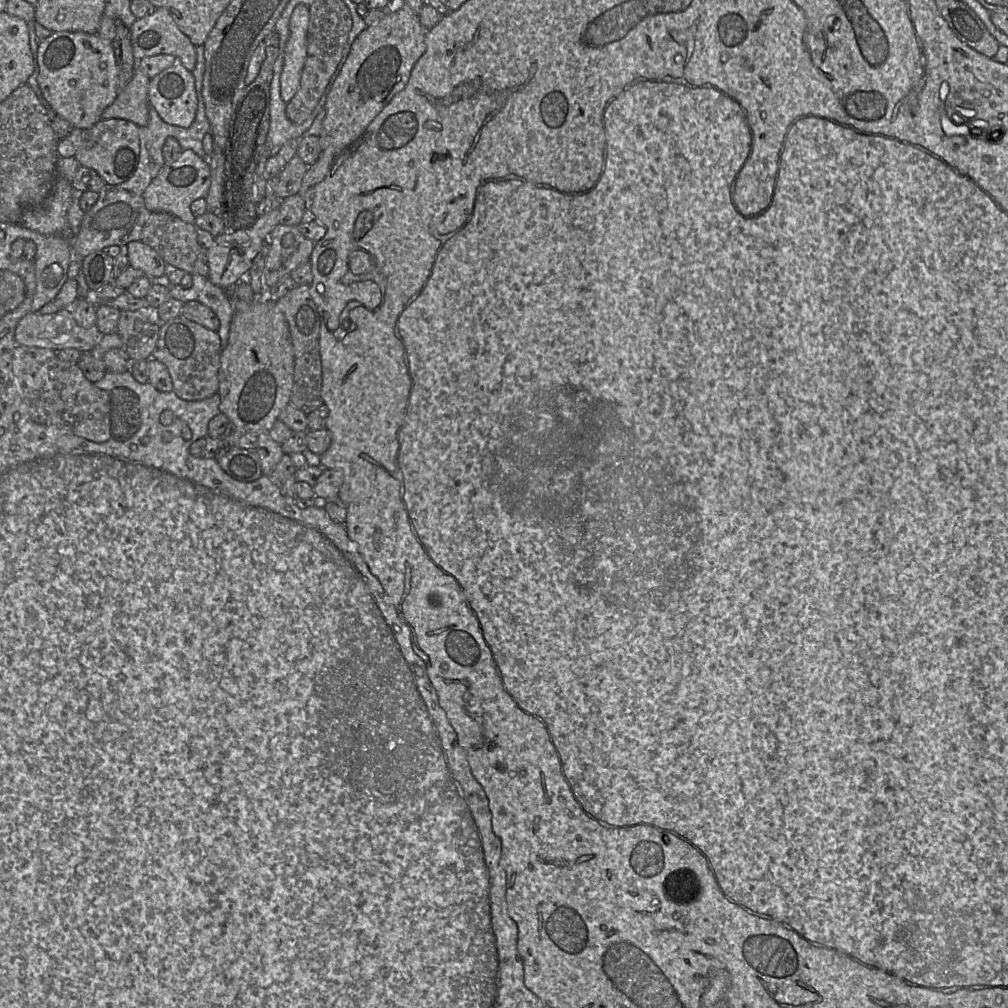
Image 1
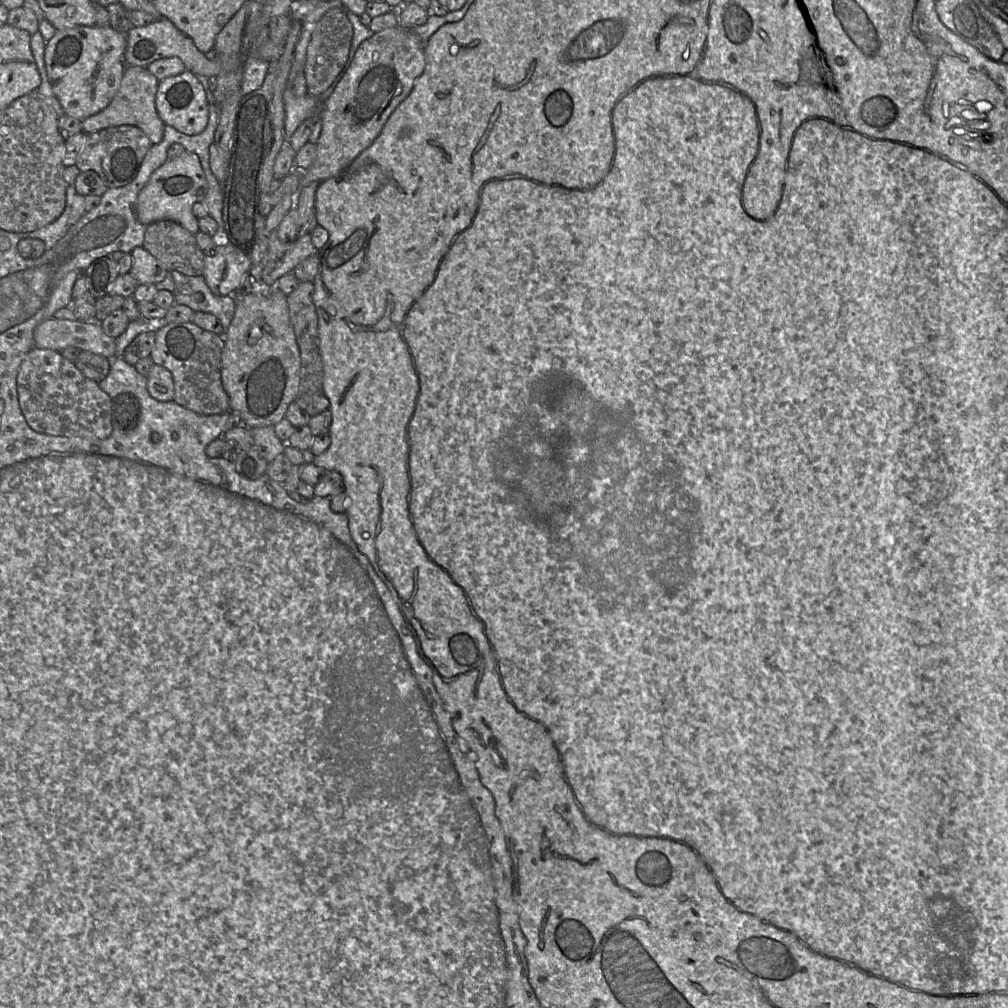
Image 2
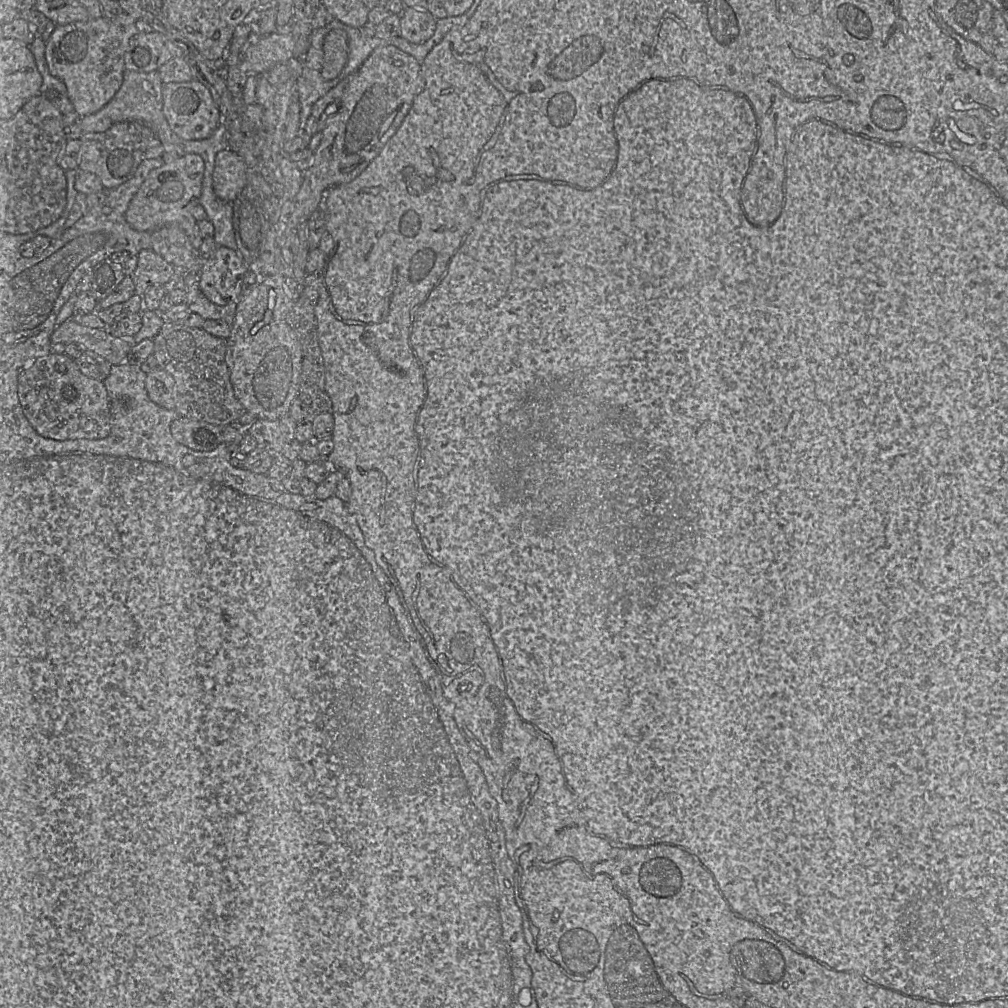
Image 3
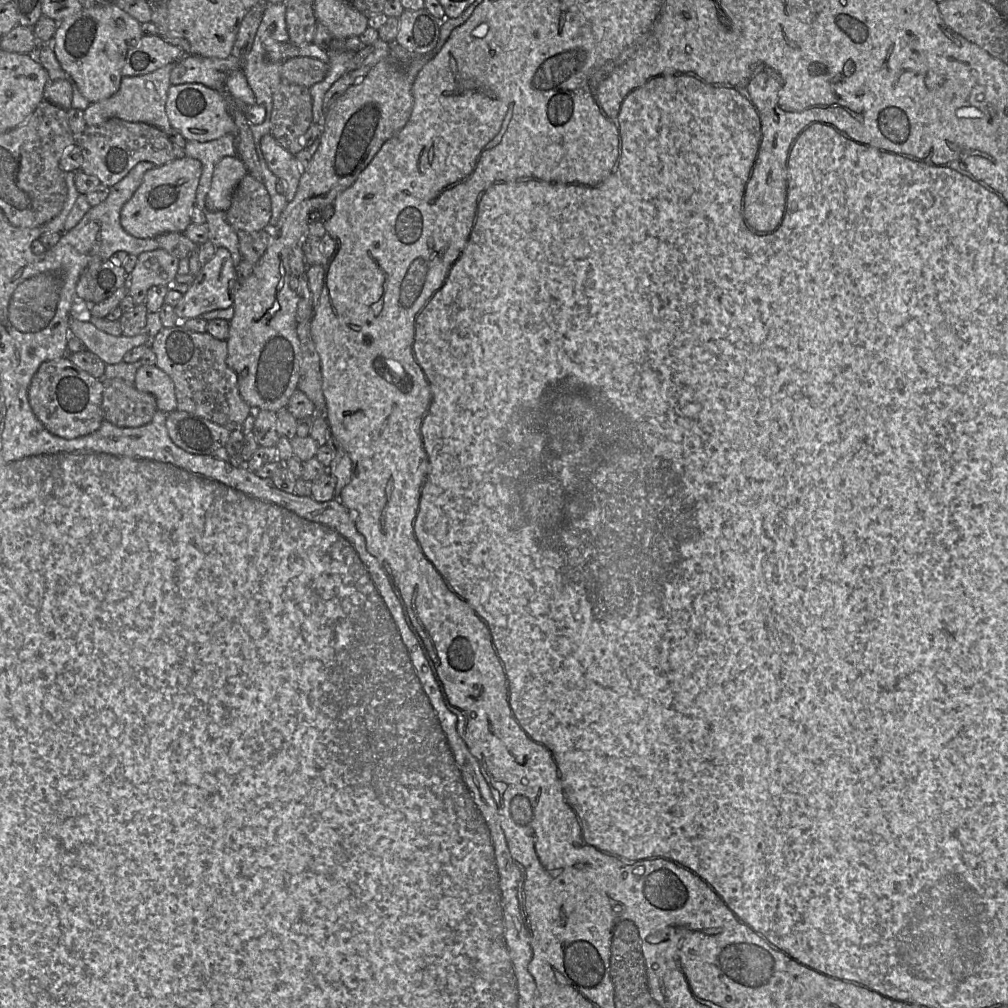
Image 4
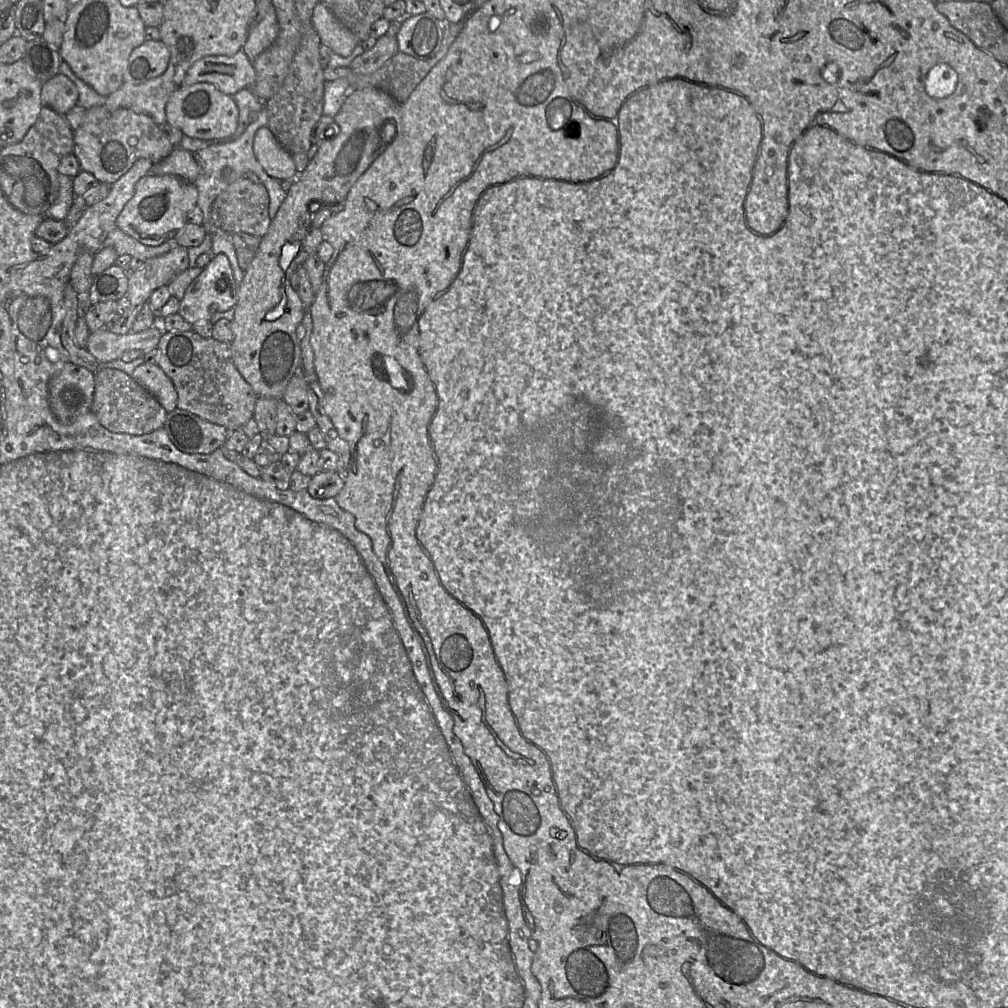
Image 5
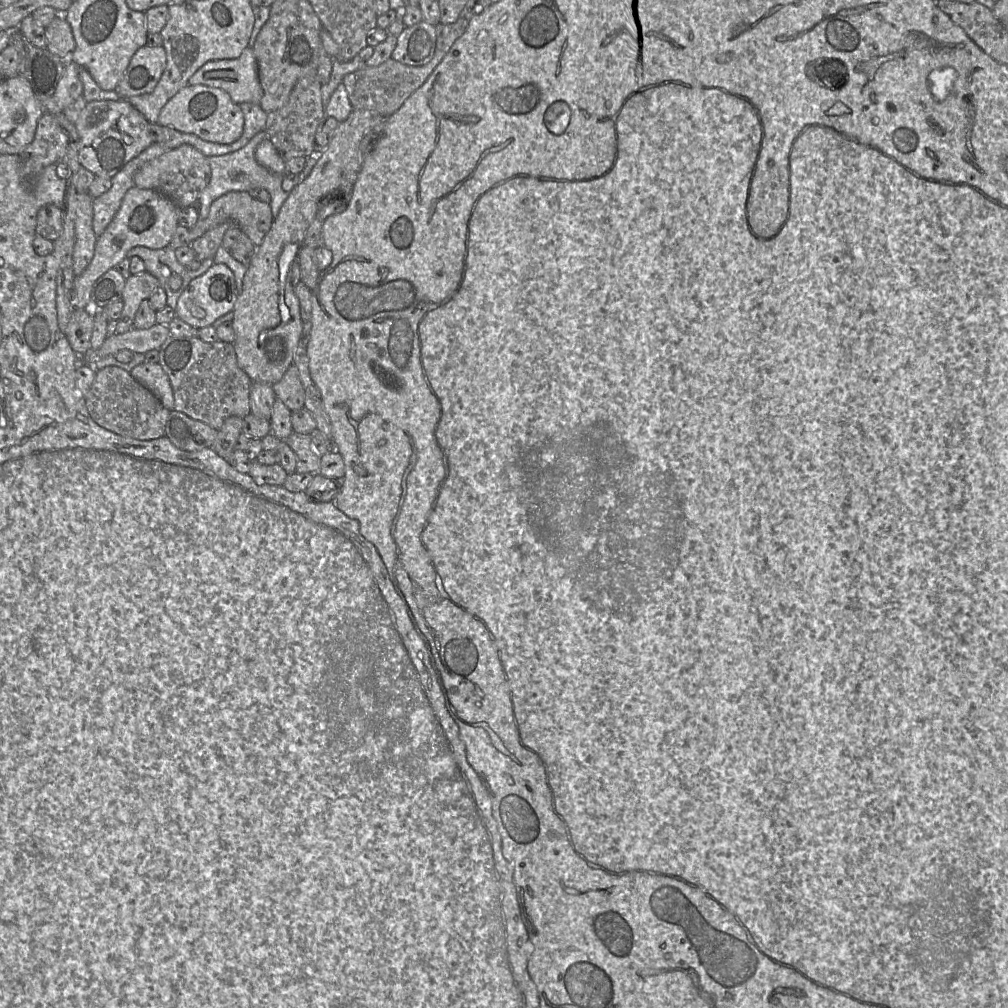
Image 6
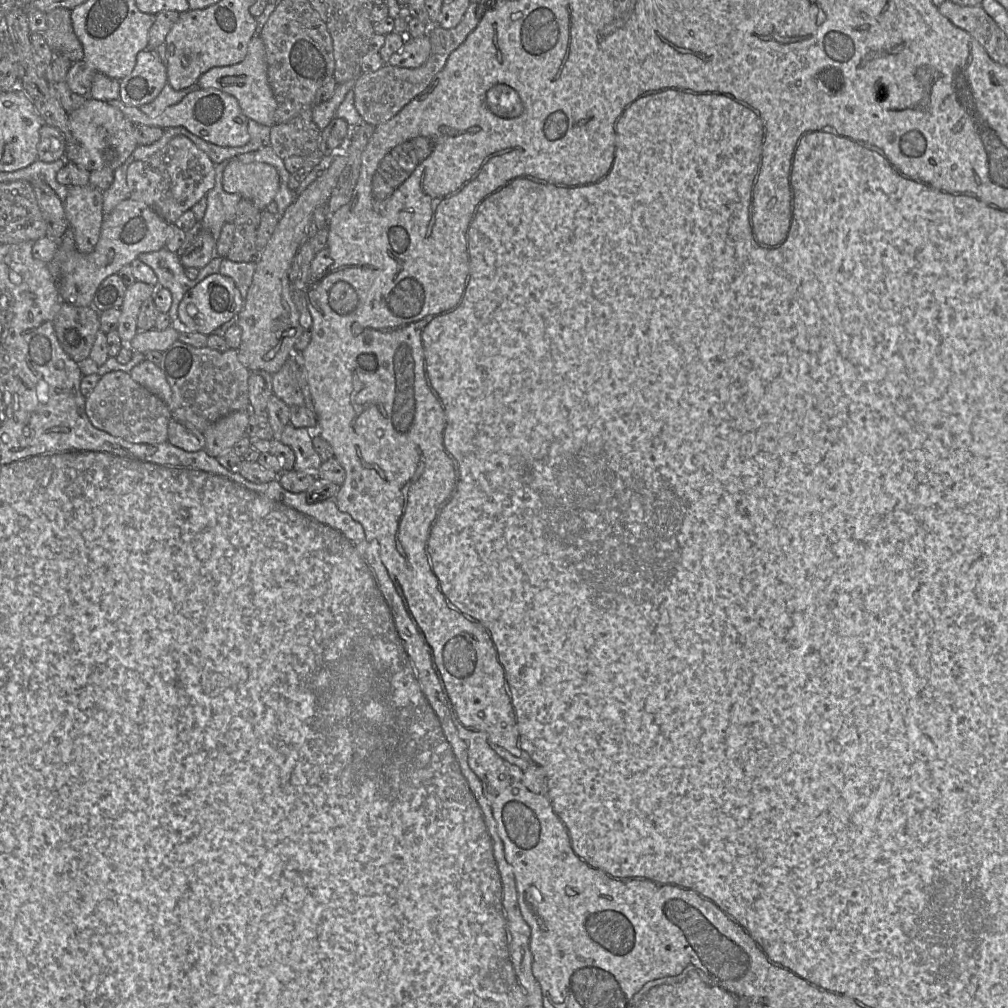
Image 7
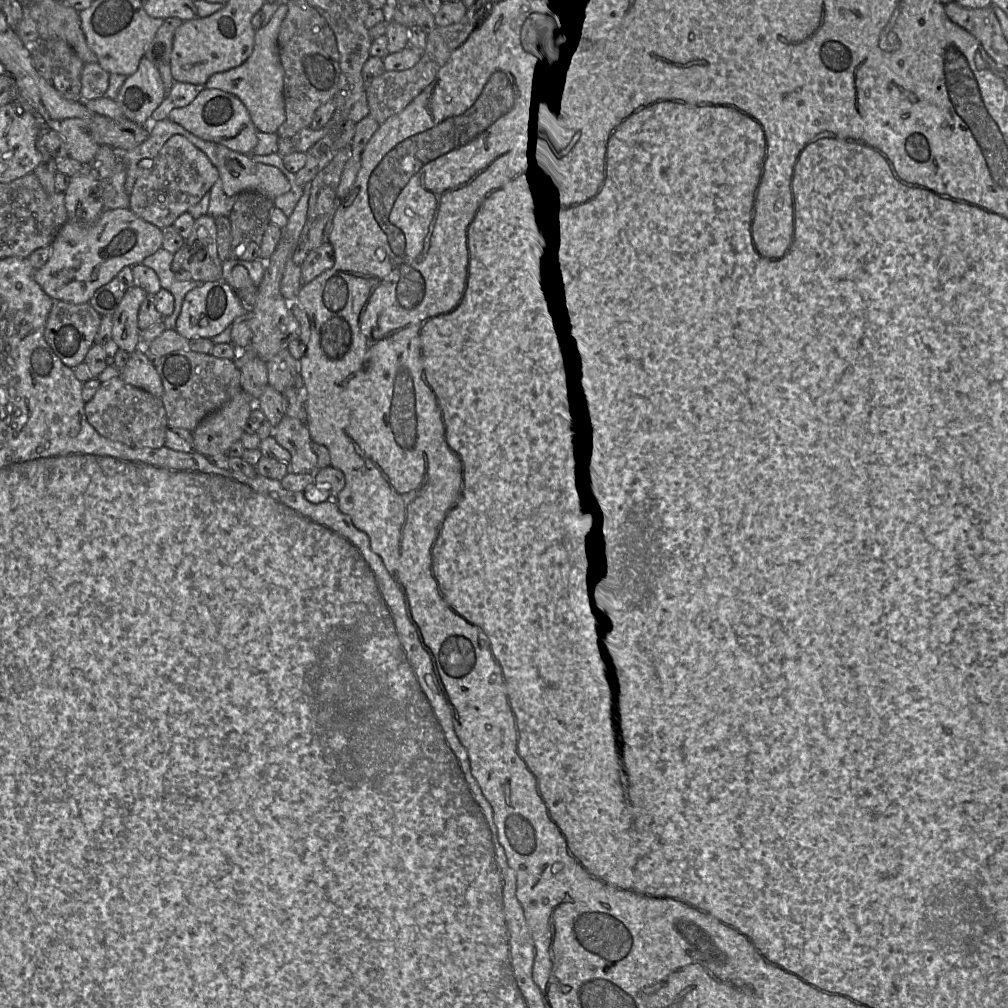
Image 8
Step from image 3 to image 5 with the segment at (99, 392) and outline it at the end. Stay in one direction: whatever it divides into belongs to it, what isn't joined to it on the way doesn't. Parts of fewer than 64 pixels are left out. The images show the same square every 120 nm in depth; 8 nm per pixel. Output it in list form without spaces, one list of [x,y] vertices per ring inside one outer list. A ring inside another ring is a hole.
[[[66,363],[48,383],[49,406],[54,417],[61,423],[71,423],[91,412],[94,391],[94,373]]]

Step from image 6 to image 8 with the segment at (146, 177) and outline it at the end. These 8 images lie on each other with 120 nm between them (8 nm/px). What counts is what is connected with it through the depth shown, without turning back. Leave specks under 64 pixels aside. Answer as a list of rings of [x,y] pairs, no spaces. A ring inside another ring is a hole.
[[[173,135],[153,159],[142,159],[130,194],[130,209],[142,219],[163,229],[197,204],[220,178],[207,155],[182,135]]]

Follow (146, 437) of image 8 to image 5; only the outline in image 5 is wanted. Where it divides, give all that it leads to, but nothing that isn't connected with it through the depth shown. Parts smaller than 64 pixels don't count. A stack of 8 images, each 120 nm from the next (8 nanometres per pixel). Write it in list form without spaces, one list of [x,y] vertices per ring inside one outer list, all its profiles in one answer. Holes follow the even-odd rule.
[[[111,368],[94,373],[95,391],[91,412],[106,429],[113,433],[142,435],[164,426],[167,411],[159,401],[132,376]]]

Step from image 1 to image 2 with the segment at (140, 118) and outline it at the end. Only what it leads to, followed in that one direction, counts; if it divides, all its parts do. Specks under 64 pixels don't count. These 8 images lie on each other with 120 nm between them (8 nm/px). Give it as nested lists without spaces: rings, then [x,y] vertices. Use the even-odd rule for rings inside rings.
[[[126,66],[120,88],[112,101],[105,109],[81,122],[82,132],[90,134],[110,127],[131,125],[140,128],[152,144],[160,143],[164,137],[165,124],[160,119],[155,105],[158,83],[159,80],[147,68]]]

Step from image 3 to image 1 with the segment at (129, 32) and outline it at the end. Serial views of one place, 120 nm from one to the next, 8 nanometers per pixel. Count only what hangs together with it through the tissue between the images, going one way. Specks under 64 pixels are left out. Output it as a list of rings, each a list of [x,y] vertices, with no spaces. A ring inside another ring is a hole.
[[[60,31],[52,33],[41,41],[38,50],[38,84],[46,101],[58,117],[68,121],[74,128],[87,130],[101,120],[104,110],[118,95],[118,66],[112,42],[102,39],[98,34]]]

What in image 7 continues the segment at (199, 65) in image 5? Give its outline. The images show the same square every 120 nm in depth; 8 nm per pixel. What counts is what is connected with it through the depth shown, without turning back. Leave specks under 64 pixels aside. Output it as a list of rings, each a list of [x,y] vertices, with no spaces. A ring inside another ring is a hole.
[[[253,36],[249,42],[247,54],[243,61],[231,66],[213,67],[198,79],[201,89],[215,88],[234,96],[248,119],[266,126],[273,126],[277,101],[268,82],[268,64],[266,50],[262,39]]]

